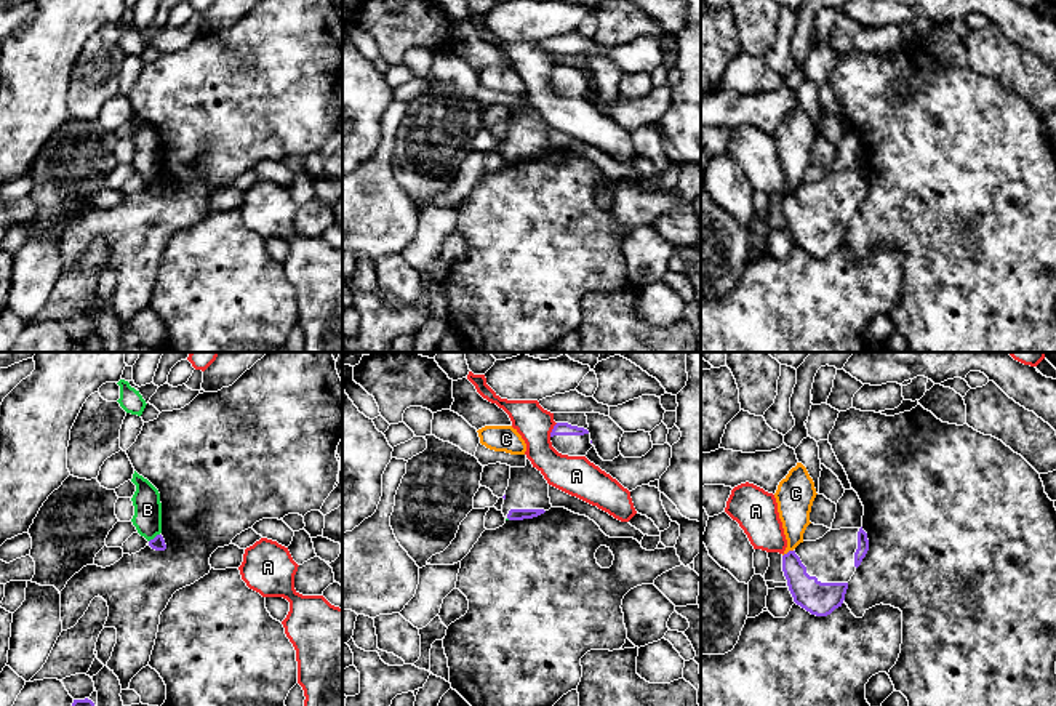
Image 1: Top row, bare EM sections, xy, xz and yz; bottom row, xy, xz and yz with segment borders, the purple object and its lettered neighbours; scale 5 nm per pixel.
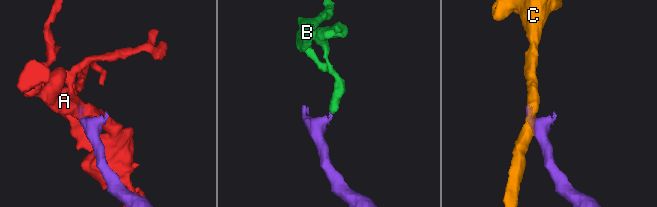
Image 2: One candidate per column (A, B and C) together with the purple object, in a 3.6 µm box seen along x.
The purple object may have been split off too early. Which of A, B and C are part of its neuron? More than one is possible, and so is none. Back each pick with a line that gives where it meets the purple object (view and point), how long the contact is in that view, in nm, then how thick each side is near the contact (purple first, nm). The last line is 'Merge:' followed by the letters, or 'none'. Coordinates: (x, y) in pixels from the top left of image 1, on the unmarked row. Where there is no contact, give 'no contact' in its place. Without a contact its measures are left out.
Merge: none

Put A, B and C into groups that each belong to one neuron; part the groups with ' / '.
A / B / C

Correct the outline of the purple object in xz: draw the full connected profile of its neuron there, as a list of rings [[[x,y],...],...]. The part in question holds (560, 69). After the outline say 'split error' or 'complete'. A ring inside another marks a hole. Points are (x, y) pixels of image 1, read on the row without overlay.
[[[557,64],[554,67],[550,83],[558,94],[568,98],[586,98],[594,88],[587,70],[568,64]]]; split error

